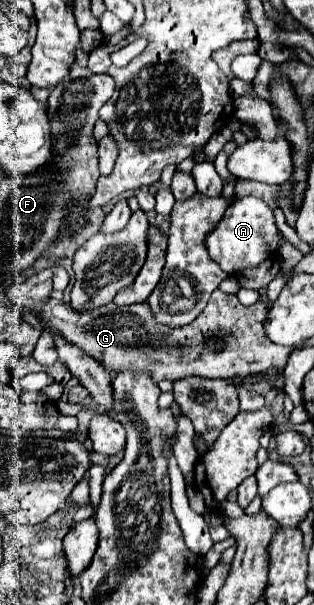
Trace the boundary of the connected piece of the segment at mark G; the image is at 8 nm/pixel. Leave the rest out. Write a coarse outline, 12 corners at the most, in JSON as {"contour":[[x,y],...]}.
{"contour":[[212,293],[172,331],[148,303],[74,311],[50,298],[48,329],[110,373],[246,377],[284,367],[266,305]]}

